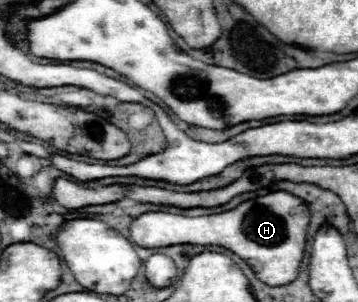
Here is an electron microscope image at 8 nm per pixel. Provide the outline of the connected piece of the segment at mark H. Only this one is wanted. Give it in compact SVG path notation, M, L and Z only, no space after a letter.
M272 191L264 197L250 199L240 203L236 209L216 213L216 215L204 215L204 217L186 217L166 211L150 211L140 217L136 217L130 225L130 239L140 247L168 247L178 243L192 243L192 245L220 245L224 249L230 249L240 259L244 259L256 273L256 277L266 285L288 285L296 279L300 261L304 257L304 245L306 245L306 227L308 227L308 207L298 197L292 197L284 191Z

